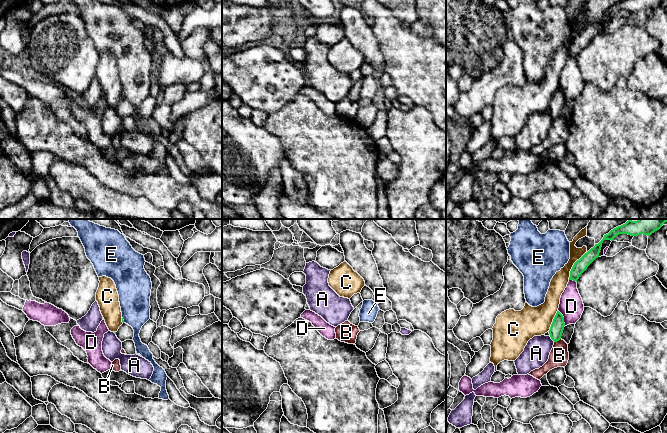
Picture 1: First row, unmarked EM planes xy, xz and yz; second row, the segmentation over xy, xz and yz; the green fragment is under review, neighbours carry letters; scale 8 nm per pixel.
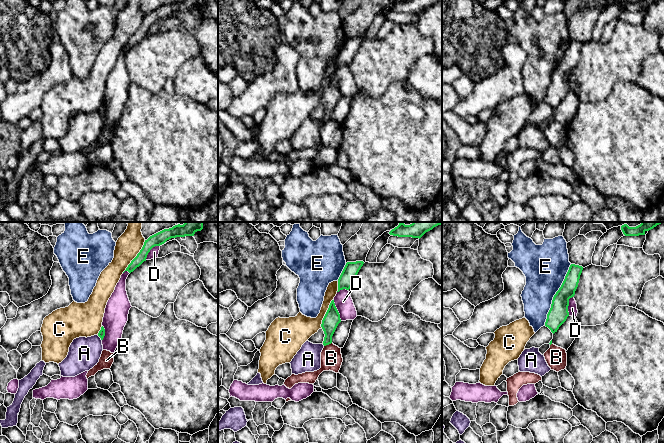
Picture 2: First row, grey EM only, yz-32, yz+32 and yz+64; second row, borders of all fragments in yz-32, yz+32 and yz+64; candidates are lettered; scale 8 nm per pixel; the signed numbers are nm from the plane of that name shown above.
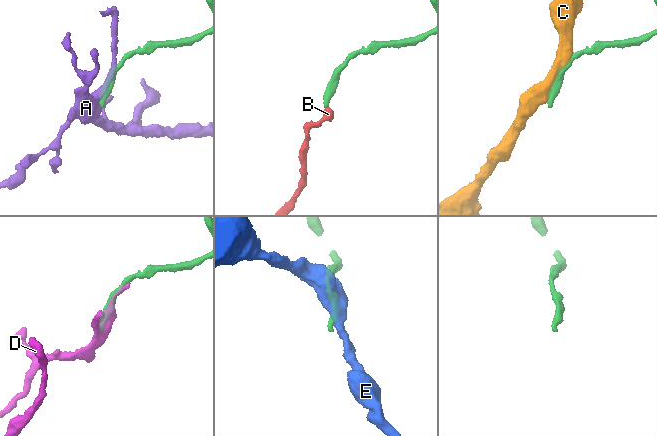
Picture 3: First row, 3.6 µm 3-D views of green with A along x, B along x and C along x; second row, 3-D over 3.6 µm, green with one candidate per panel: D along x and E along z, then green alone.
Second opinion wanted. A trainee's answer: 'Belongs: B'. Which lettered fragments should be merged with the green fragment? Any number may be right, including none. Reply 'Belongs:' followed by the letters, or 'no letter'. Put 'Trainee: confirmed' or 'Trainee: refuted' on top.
Trainee: confirmed
Belongs: B

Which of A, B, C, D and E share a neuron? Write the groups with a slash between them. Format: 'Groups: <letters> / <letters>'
Groups: A / B / C / D / E

